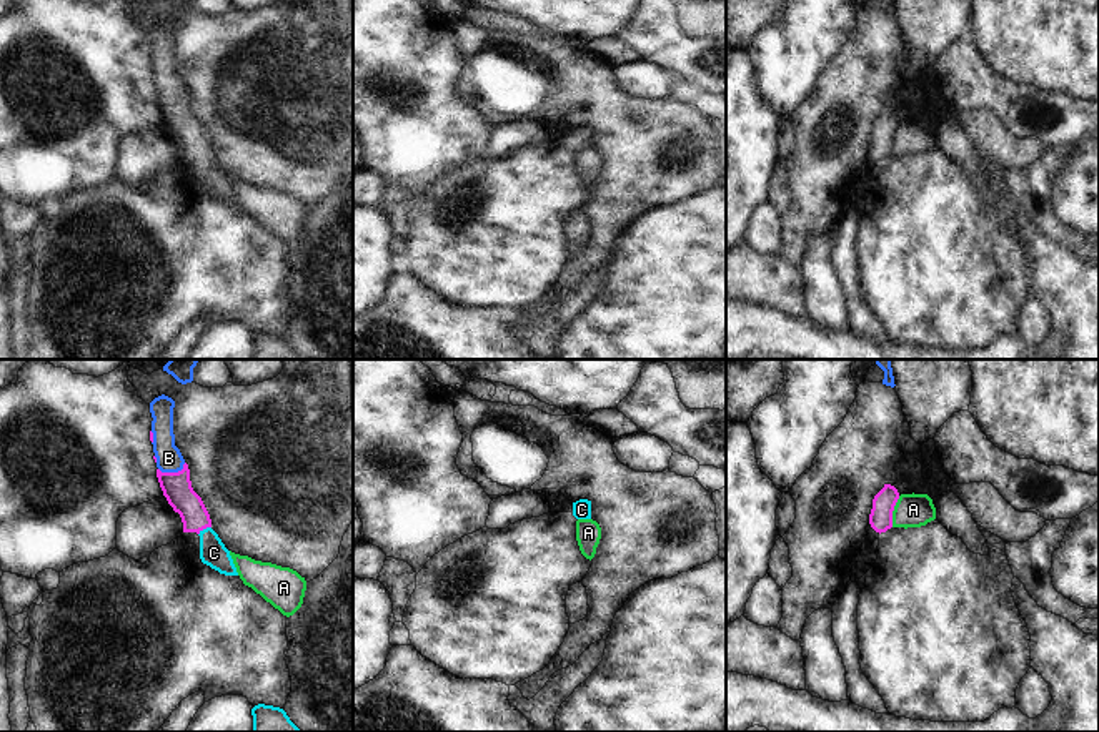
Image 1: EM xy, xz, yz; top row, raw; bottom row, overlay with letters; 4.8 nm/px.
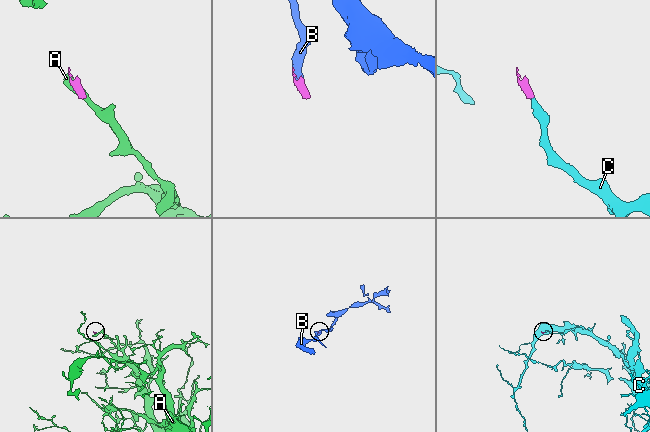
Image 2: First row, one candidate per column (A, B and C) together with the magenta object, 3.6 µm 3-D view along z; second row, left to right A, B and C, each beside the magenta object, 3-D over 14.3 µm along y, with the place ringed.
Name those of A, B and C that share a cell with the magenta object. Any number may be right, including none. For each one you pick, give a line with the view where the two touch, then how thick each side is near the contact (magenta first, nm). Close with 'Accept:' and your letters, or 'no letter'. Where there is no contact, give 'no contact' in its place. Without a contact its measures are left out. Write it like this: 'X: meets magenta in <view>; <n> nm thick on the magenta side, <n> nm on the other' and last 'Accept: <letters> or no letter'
B: meets magenta in xy; 140 nm thick on the magenta side, 130 nm on the other
C: meets magenta in xy; 140 nm thick on the magenta side, 130 nm on the other
Accept: B, C

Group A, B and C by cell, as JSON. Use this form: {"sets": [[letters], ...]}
{"sets": [["A"], ["B", "C"]]}

